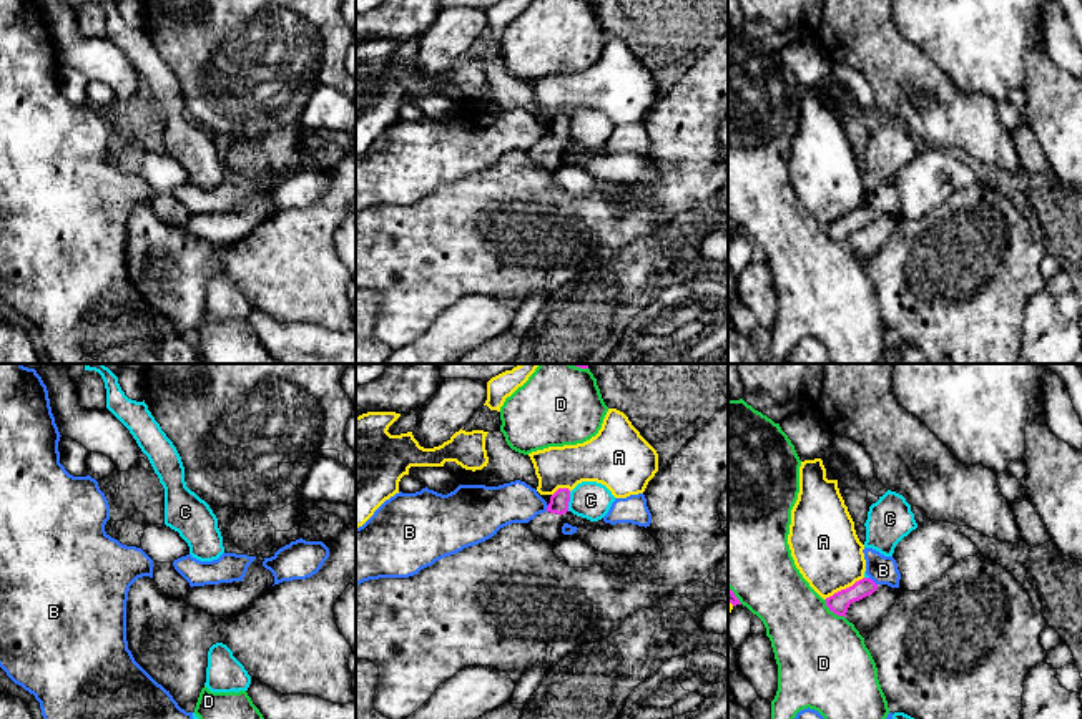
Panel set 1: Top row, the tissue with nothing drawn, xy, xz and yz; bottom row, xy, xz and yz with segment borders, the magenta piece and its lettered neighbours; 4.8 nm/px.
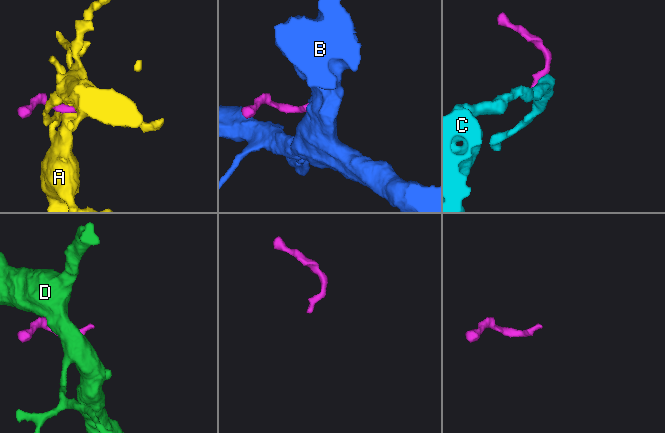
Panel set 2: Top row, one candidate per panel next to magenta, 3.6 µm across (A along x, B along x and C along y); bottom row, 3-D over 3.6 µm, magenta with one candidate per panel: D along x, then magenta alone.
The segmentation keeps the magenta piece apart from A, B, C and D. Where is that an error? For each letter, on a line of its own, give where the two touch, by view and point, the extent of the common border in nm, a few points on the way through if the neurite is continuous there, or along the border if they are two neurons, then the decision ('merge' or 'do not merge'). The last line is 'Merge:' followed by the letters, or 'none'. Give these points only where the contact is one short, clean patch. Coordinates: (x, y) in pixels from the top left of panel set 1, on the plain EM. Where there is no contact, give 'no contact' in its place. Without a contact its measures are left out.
A: meets magenta in yz at (843, 218); contact 220 nm long; do not merge
B: meets magenta in yz at (873, 210); contact 60 nm long; border along yz (868, 206), (876, 213); do not merge
C: meets magenta in xz at (569, 128); contact 100 nm long; border along xz (570, 120), (567, 138); do not merge
D: meets magenta in yz at (833, 239); contact 140 nm long; do not merge
Merge: none

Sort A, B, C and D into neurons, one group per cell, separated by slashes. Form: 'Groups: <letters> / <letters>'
Groups: A / B / C / D

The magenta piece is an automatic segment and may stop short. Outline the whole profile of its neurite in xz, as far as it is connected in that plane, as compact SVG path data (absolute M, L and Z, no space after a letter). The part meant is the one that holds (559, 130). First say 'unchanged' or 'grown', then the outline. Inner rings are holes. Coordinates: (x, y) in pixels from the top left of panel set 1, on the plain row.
grown; M558 116L552 125L545 141L529 149L529 156L535 164L557 169L563 161L563 143L568 139L570 118Z

